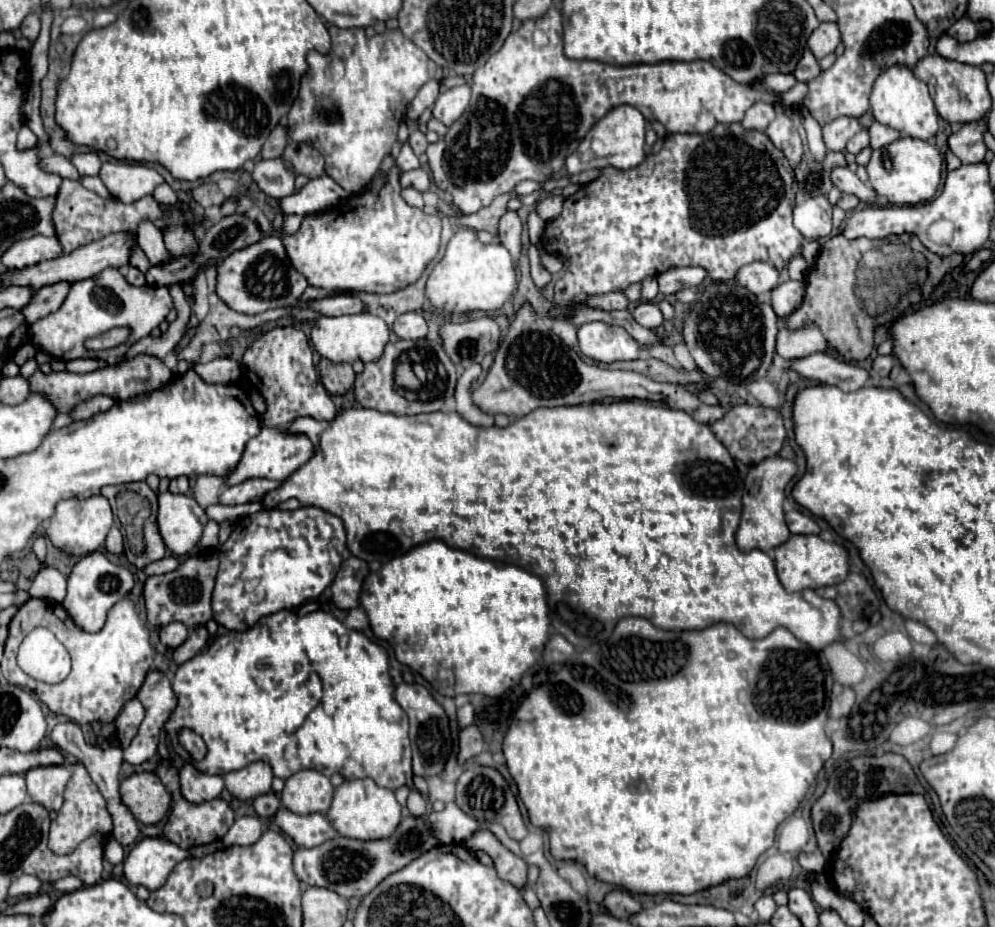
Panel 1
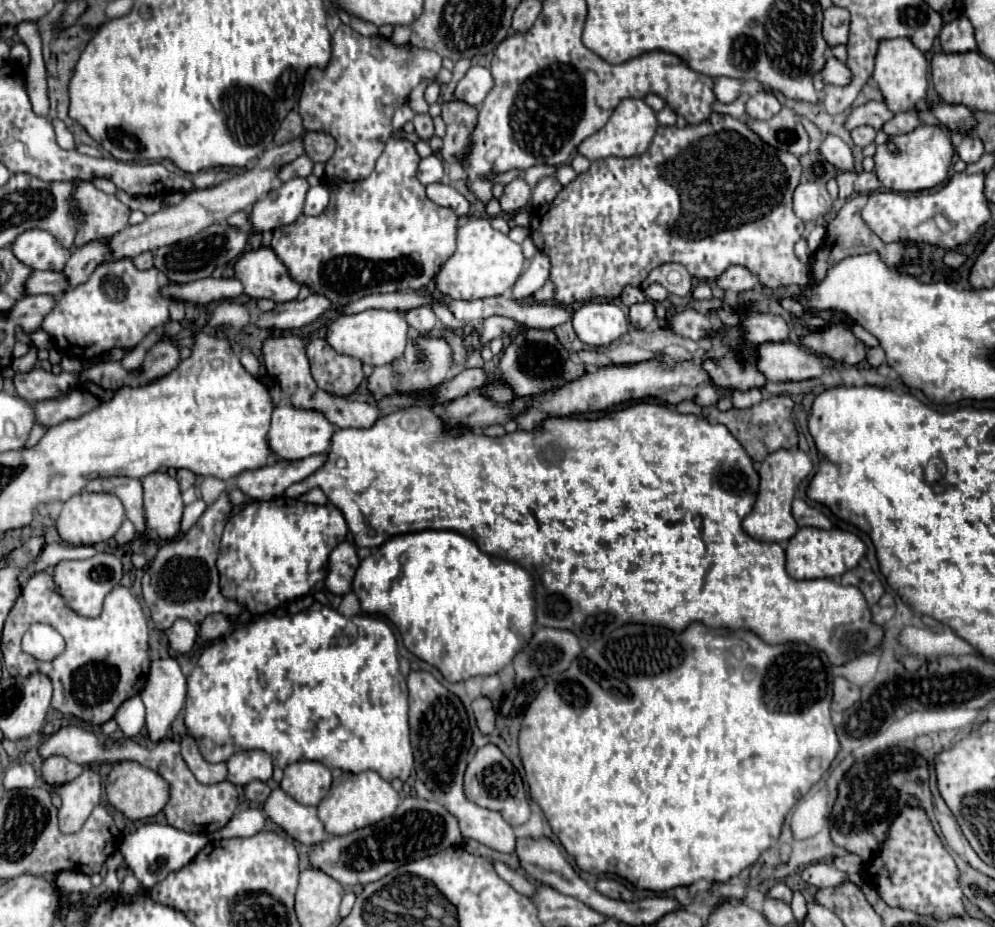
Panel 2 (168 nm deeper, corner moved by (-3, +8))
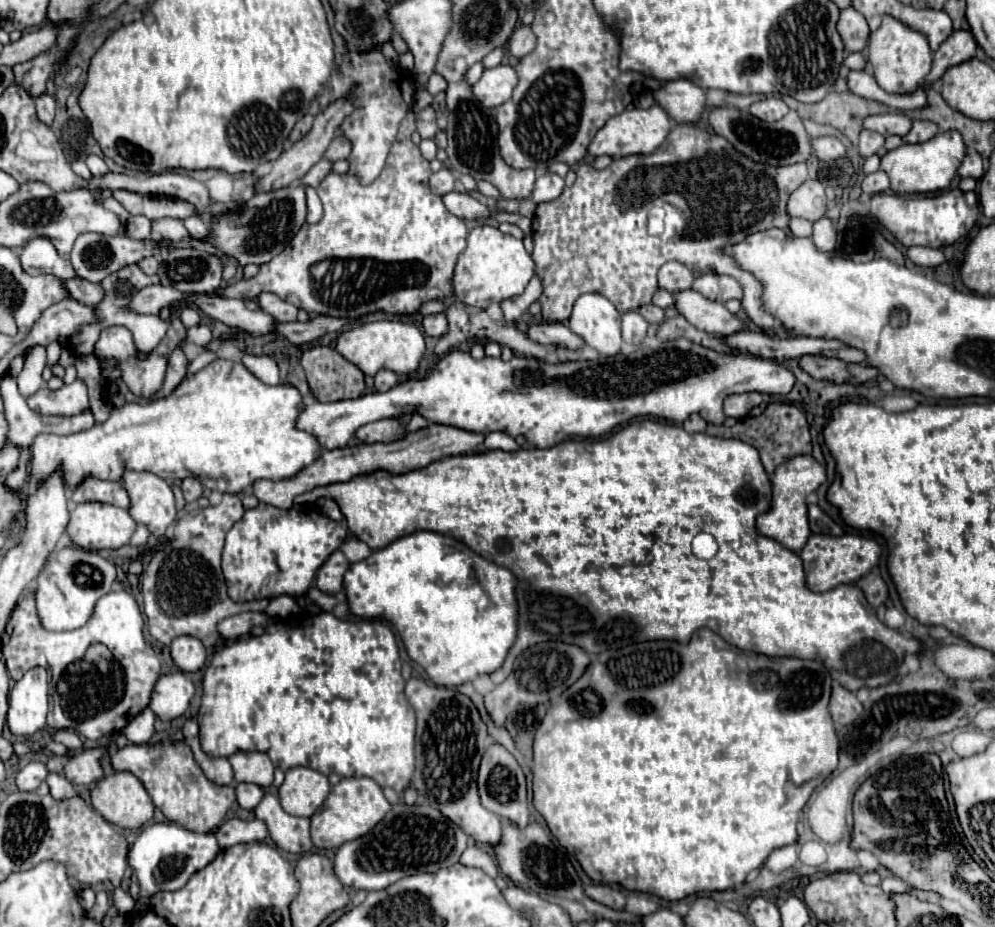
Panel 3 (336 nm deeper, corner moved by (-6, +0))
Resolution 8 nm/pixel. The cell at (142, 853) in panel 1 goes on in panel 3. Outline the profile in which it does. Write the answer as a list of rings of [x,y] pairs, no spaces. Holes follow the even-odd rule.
[[[151,823],[137,837],[135,845],[129,851],[129,865],[139,879],[141,897],[139,903],[149,903],[149,899],[159,891],[177,891],[181,889],[195,871],[207,867],[215,855],[221,851],[213,833],[195,833],[187,831],[175,823]]]

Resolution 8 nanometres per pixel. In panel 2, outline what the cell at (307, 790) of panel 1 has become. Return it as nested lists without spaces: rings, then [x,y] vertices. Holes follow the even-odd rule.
[[[292,763],[284,769],[280,787],[302,805],[318,805],[332,787],[332,773],[322,763]]]

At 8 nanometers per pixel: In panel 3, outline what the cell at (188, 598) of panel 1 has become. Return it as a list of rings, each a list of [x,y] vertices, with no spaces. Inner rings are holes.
[[[223,495],[223,501],[215,507],[205,507],[201,509],[197,515],[187,515],[183,519],[179,519],[173,525],[171,537],[165,545],[165,549],[157,551],[147,569],[141,573],[141,591],[145,597],[145,615],[147,615],[147,627],[149,633],[163,645],[169,645],[175,637],[179,635],[191,635],[197,637],[205,647],[213,647],[219,641],[219,633],[217,633],[217,625],[219,621],[233,617],[237,613],[243,611],[265,611],[265,607],[271,603],[271,599],[259,599],[259,601],[247,601],[247,603],[235,603],[229,595],[227,595],[227,585],[221,573],[221,551],[223,551],[223,539],[227,535],[227,531],[235,525],[235,521],[239,521],[243,517],[245,509],[241,503],[241,495]]]

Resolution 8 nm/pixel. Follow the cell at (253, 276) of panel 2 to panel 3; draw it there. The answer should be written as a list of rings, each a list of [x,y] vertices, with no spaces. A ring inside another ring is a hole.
[[[261,293],[259,307],[267,315],[271,315],[275,321],[295,321],[297,319],[297,307],[283,301],[281,297],[277,297],[273,293]]]

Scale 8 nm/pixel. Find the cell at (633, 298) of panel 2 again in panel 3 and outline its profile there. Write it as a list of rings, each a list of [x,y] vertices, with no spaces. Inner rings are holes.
[[[643,305],[639,309],[639,313],[649,321],[649,323],[655,323],[655,325],[661,325],[665,321],[665,311],[661,307],[655,307],[655,305]]]

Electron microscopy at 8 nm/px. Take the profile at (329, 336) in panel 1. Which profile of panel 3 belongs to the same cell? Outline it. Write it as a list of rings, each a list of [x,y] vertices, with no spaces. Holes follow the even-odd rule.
[[[381,319],[381,321],[367,321],[359,327],[345,331],[337,341],[337,351],[357,365],[365,375],[375,375],[381,369],[389,369],[397,375],[411,375],[419,369],[419,363],[425,353],[425,339],[423,333],[413,325],[397,319]]]

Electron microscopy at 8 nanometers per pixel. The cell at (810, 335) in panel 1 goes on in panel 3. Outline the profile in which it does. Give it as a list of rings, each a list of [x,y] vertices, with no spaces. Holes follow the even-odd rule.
[[[693,289],[675,291],[673,305],[679,311],[679,315],[683,315],[691,325],[695,325],[701,331],[719,335],[743,331],[743,323],[739,321],[739,317],[729,313],[723,303],[709,301]]]

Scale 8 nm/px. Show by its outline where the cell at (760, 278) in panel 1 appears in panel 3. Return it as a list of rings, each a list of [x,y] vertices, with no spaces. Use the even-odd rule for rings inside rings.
[[[719,273],[695,275],[693,289],[699,291],[703,297],[717,301],[717,303],[727,303],[729,299],[741,299],[743,297],[741,285],[733,277],[719,275]]]

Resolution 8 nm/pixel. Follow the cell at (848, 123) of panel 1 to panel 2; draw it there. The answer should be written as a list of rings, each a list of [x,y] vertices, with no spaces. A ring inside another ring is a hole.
[[[868,101],[860,107],[854,107],[850,113],[848,113],[848,119],[844,121],[844,125],[848,127],[848,131],[860,127],[860,125],[870,125],[874,127],[876,131],[882,129],[882,125],[892,119],[894,113],[888,111],[888,107],[880,101]]]

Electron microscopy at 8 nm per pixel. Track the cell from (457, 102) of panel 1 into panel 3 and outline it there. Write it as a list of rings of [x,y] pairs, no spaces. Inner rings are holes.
[[[499,65],[493,69],[485,69],[483,77],[473,85],[473,93],[481,105],[499,107],[501,103],[511,99],[517,81],[519,77],[515,75],[513,65]]]

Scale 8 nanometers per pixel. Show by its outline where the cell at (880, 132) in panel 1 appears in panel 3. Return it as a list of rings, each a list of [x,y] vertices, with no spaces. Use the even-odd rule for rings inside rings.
[[[913,121],[913,129],[903,137],[905,143],[923,143],[929,141],[933,135],[937,135],[939,127],[931,121]]]

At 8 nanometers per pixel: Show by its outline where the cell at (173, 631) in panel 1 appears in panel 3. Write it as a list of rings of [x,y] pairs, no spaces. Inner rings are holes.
[[[181,635],[181,637],[175,637],[171,643],[171,657],[173,657],[173,663],[183,673],[195,673],[205,665],[207,653],[199,639]]]

